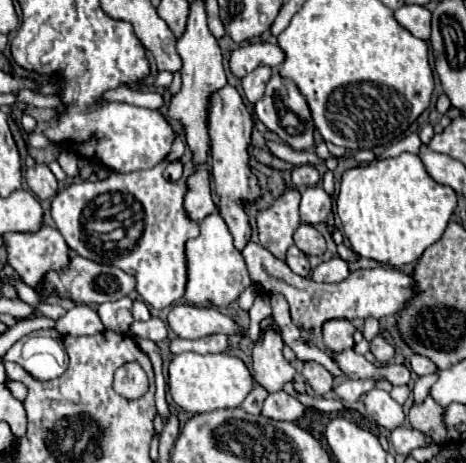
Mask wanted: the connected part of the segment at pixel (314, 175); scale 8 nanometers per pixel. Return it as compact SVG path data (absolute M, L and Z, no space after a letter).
M301 165L293 171L293 183L295 185L317 185L319 171L311 165Z

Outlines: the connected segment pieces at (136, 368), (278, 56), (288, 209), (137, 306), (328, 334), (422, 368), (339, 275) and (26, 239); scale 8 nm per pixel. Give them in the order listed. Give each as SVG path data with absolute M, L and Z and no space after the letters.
M137 361L125 363L115 371L115 391L127 399L137 399L147 389L147 375Z
M249 43L231 53L229 67L235 77L245 77L259 65L267 67L277 67L285 61L285 53L281 51L279 45L273 43Z
M291 189L289 193L281 195L271 209L255 215L259 243L279 259L285 259L285 251L289 245L293 245L293 231L301 225L299 201L299 191Z
M141 299L133 301L133 319L135 321L149 321L149 317L151 317L149 307Z
M333 319L323 325L323 343L329 351L341 353L355 345L353 341L355 327L347 319Z
M413 355L411 359L409 359L409 363L411 363L411 369L421 377L421 375L427 375L427 373L433 373L433 371L437 371L437 367L435 367L435 363L433 361L429 361L427 357L423 357L423 355Z
M339 257L325 261L325 263L319 263L311 271L311 279L317 283L337 283L337 281L343 281L347 275L349 275L347 263Z
M43 225L37 233L5 233L3 245L7 249L7 263L15 269L15 273L21 277L23 283L37 289L43 285L45 275L49 271L63 271L69 267L69 247L65 245L65 239L61 233L53 227Z

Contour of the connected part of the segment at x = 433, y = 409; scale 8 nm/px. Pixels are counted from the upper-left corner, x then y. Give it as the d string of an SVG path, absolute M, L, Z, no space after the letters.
M427 395L423 403L411 407L409 421L415 429L421 429L435 443L443 443L447 439L447 427L443 421L443 413L445 413L445 407L439 405L431 395Z

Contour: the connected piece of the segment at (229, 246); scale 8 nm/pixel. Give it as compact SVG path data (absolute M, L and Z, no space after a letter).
M219 213L207 215L201 223L201 233L195 239L185 243L187 253L187 289L185 299L195 305L211 305L211 307L227 307L233 303L239 293L251 283L243 255L233 247L233 237Z

